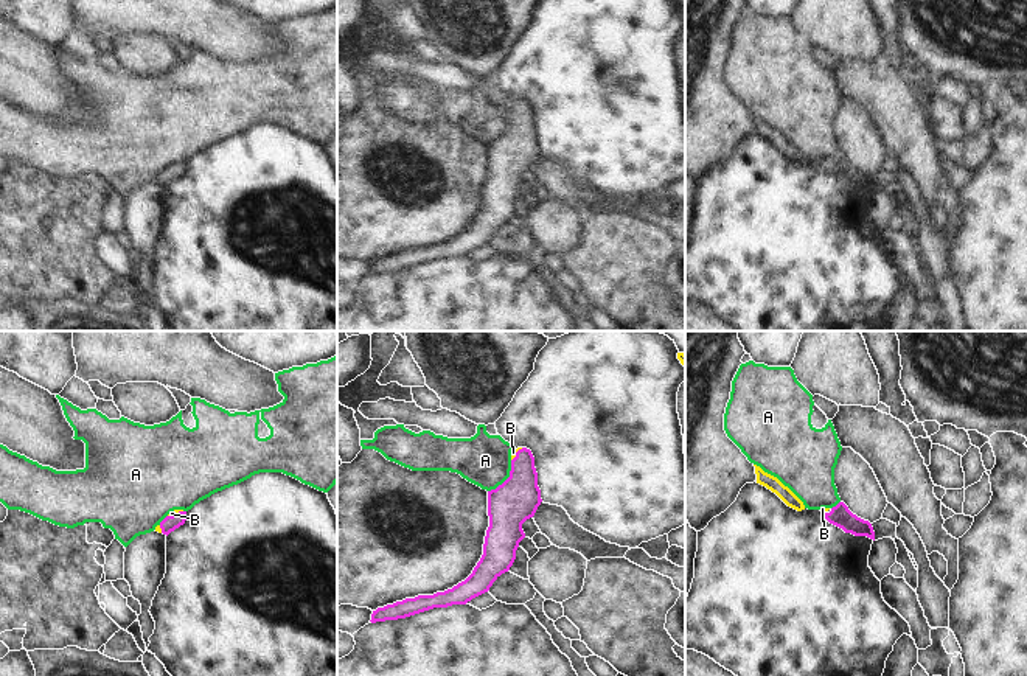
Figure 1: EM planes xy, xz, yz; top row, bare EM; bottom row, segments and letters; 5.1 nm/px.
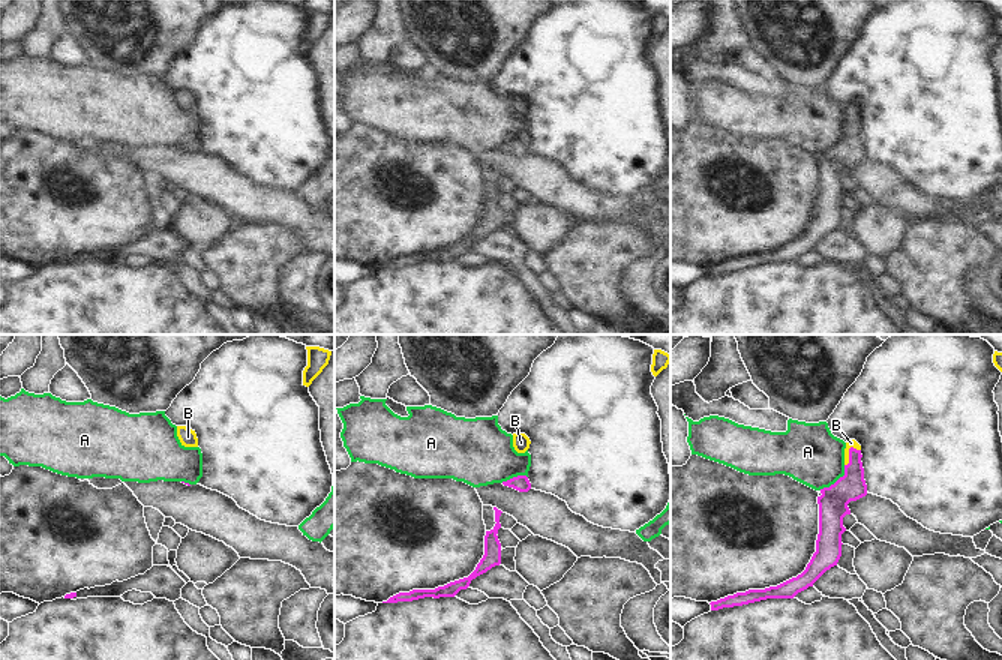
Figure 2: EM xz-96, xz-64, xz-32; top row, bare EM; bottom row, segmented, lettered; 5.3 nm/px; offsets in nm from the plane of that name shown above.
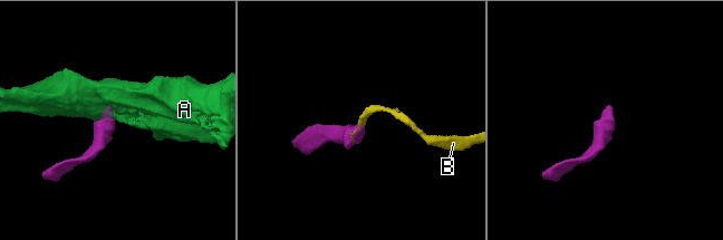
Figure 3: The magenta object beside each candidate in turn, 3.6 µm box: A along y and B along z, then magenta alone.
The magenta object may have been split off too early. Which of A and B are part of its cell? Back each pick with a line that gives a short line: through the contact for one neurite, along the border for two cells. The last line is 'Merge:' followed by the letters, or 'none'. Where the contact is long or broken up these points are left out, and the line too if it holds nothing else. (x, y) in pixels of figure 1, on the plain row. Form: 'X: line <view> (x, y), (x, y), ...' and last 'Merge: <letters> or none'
B: line xy (170, 174), (174, 165), (171, 165)
Merge: B

